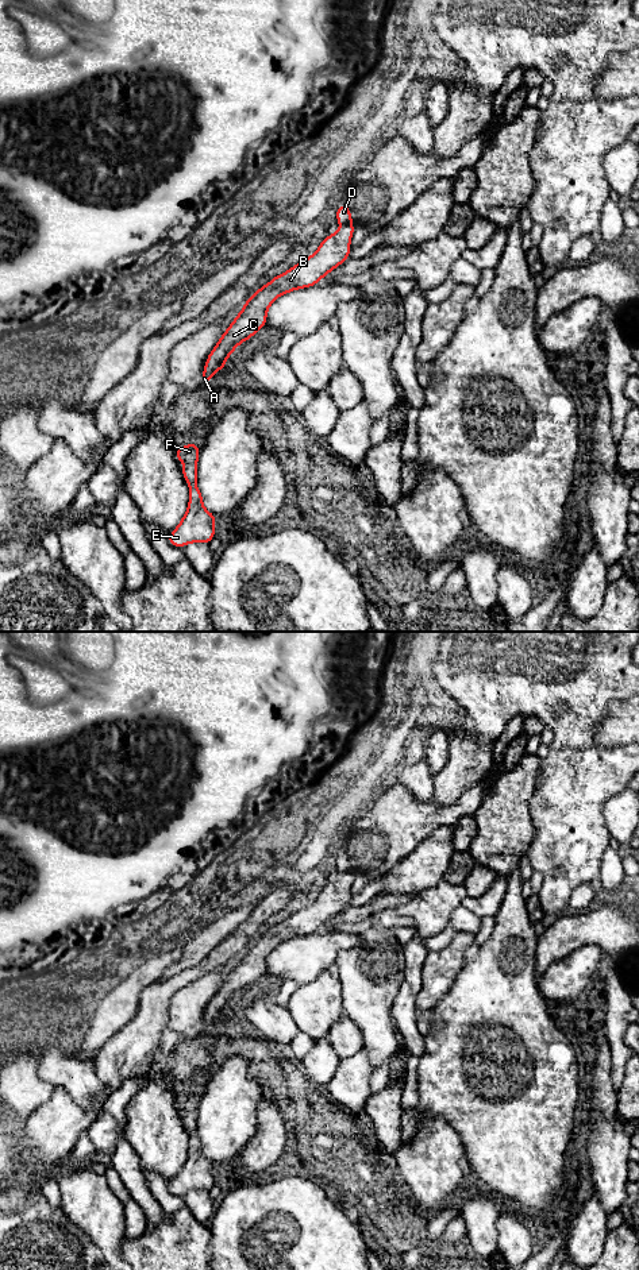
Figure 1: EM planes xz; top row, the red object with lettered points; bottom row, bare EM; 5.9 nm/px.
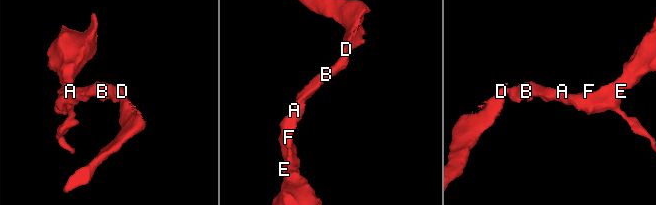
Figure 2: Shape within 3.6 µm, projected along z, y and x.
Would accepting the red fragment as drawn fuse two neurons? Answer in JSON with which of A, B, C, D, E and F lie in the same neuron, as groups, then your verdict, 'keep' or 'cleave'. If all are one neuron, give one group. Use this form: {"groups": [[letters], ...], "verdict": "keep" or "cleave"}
{"groups": [["A", "B", "C", "E", "F"], ["D"]], "verdict": "cleave"}

